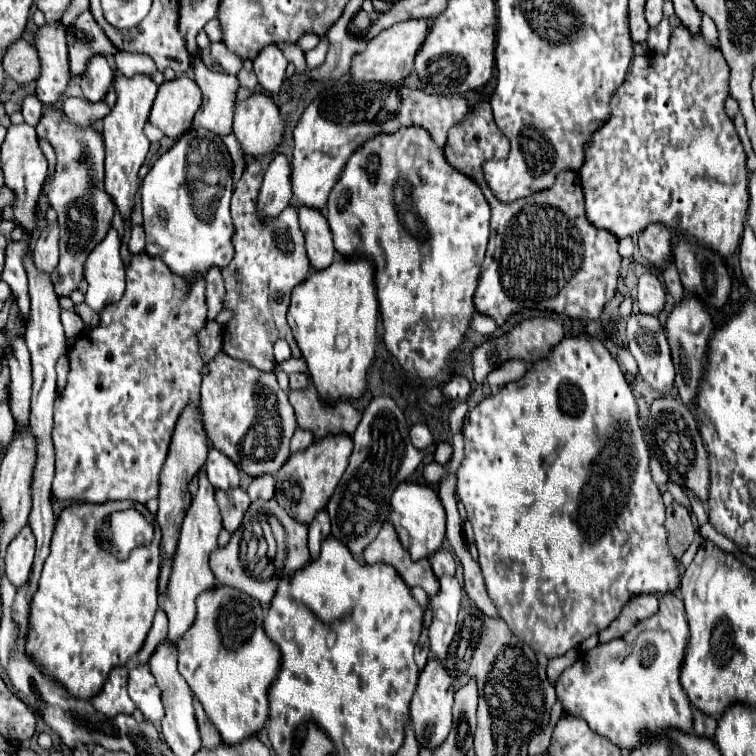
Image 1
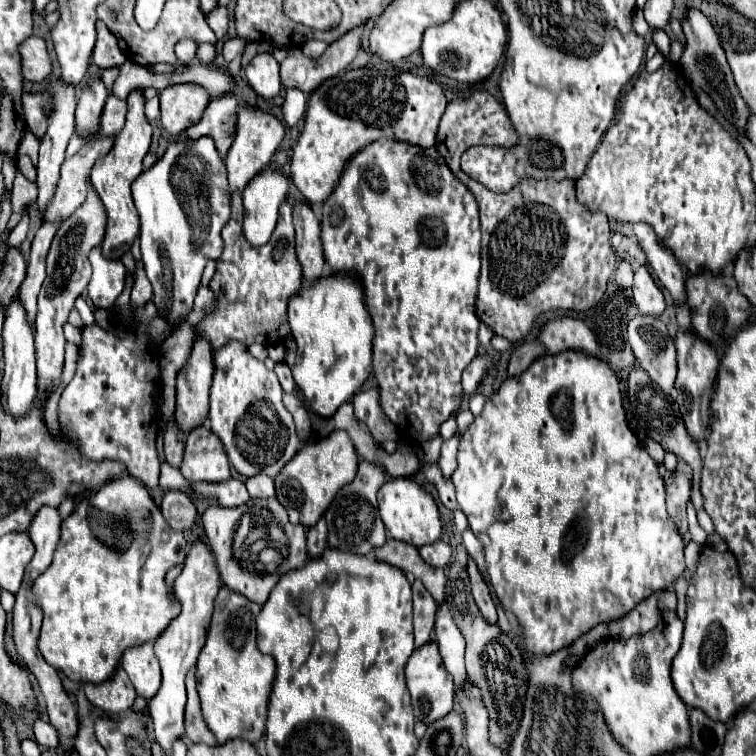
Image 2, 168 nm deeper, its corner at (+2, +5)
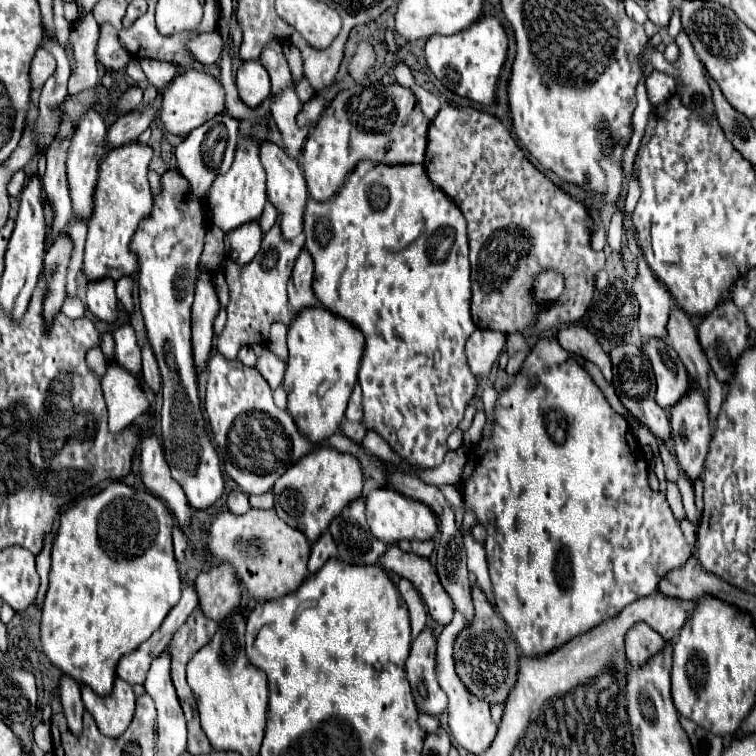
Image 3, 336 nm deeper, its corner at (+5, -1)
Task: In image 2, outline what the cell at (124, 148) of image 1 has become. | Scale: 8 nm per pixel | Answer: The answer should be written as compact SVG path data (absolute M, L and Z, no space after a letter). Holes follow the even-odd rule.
M134 89L128 99L128 115L126 115L126 125L124 129L114 137L114 149L110 149L110 153L106 153L106 157L102 157L102 161L98 161L98 165L94 165L92 169L92 185L96 187L106 215L108 215L108 223L106 223L106 237L102 241L102 251L106 257L110 259L120 259L122 253L126 253L132 245L132 241L138 235L140 229L140 221L138 221L138 213L134 209L134 201L132 201L132 193L130 193L130 185L132 181L144 171L142 167L142 159L148 153L150 141L152 141L152 127L144 115L144 91L142 89Z

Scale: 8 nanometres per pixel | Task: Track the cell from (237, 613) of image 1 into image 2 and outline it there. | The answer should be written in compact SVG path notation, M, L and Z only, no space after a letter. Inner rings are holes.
M226 587L220 589L214 603L214 613L206 631L206 643L196 665L196 683L204 721L216 735L218 743L226 743L230 739L246 739L256 743L264 733L276 661L272 655L266 655L256 647L258 613L258 603Z

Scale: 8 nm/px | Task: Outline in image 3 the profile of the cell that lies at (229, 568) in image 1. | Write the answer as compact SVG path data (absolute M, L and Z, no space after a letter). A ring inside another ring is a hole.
M249 509L245 515L233 515L229 511L223 511L213 519L211 531L207 535L207 545L209 545L209 551L215 555L215 561L221 559L221 561L231 561L235 565L235 569L241 577L243 589L255 599L269 601L269 599L279 599L283 595L289 595L289 593L297 591L299 585L307 577L307 561L309 561L311 545L299 529L289 527L283 519L279 519L279 515L275 511Z

